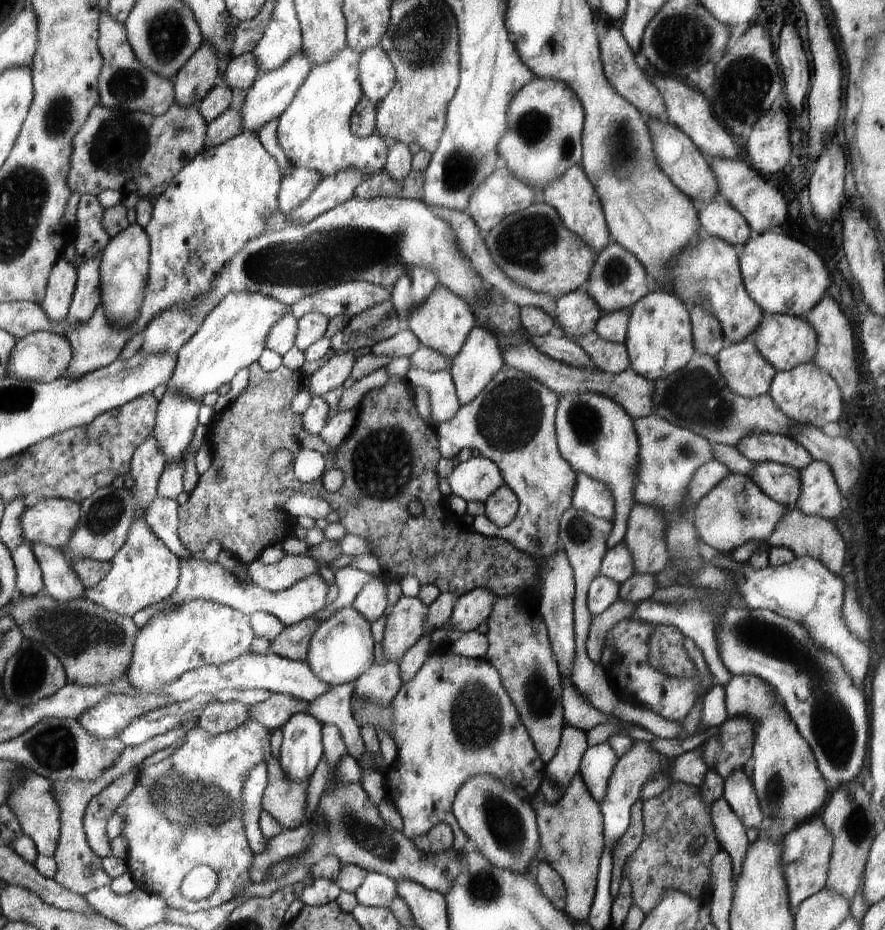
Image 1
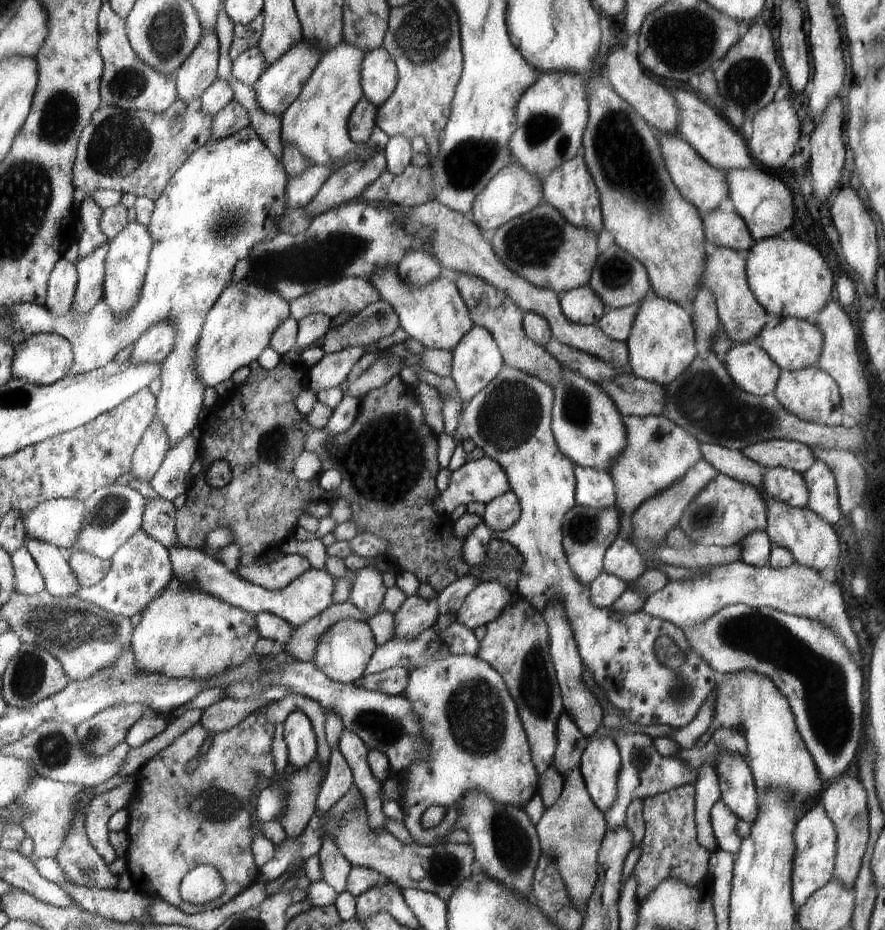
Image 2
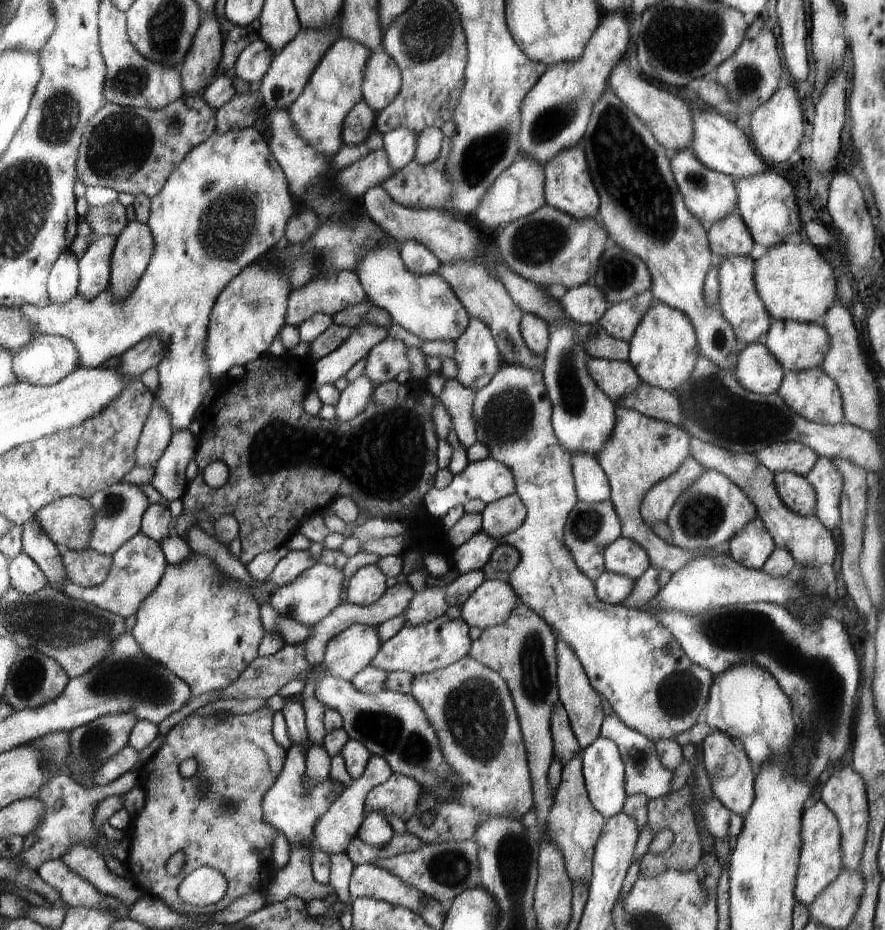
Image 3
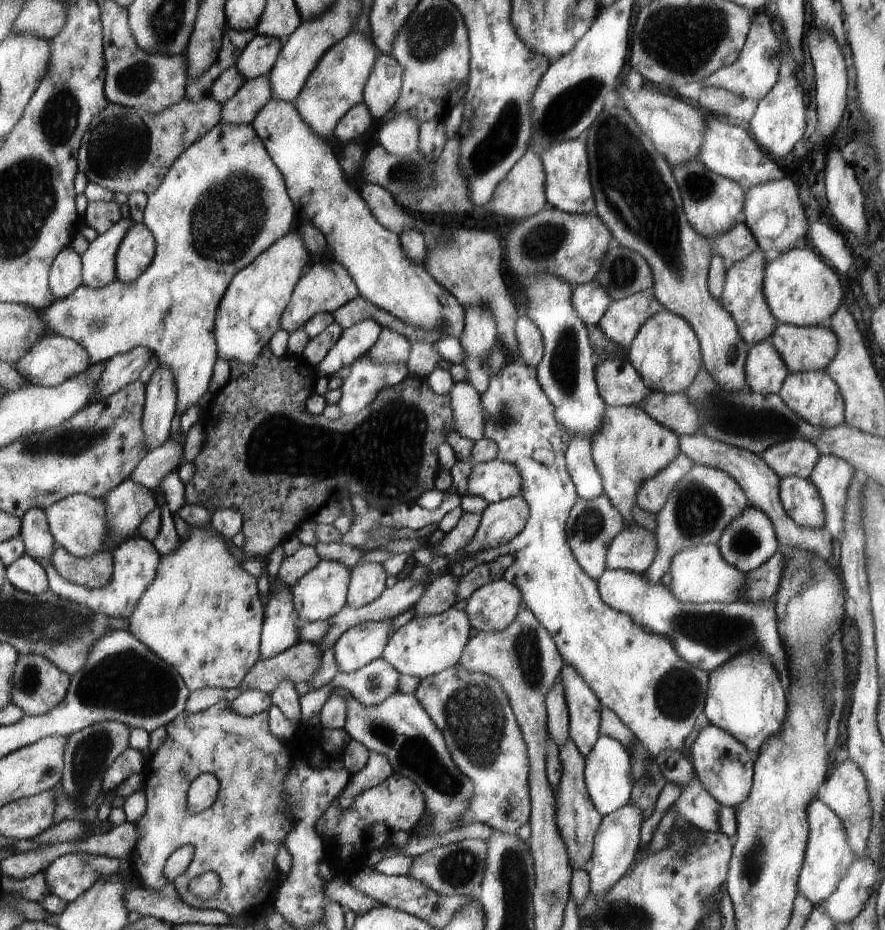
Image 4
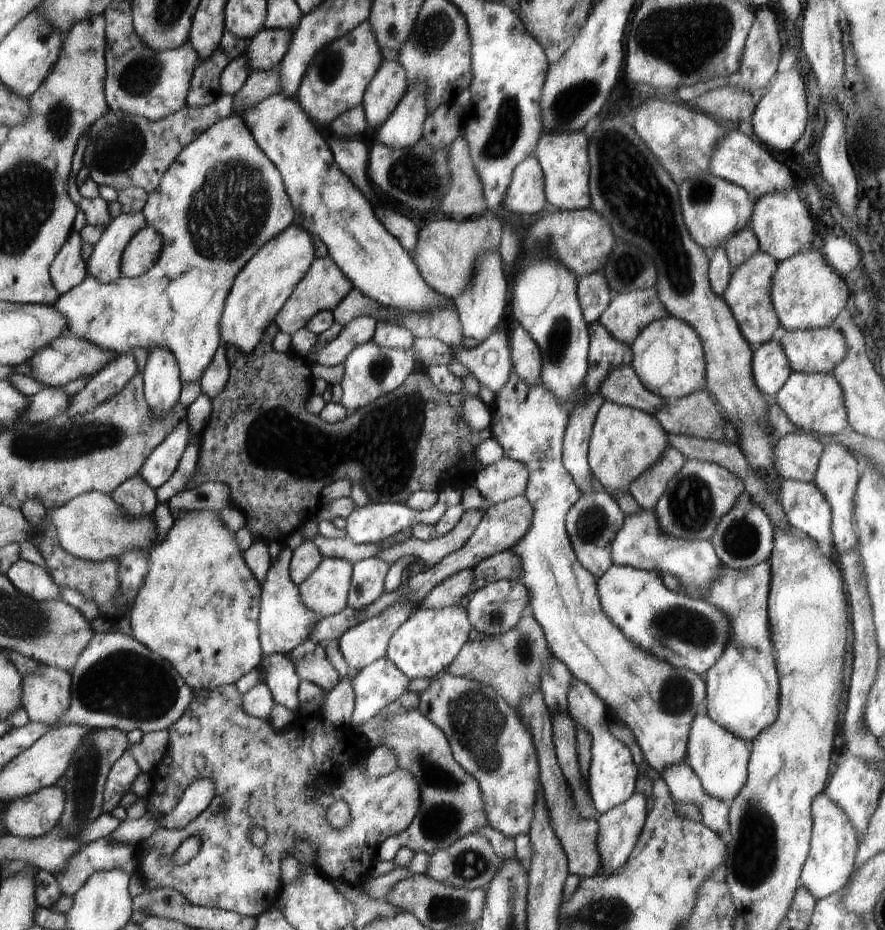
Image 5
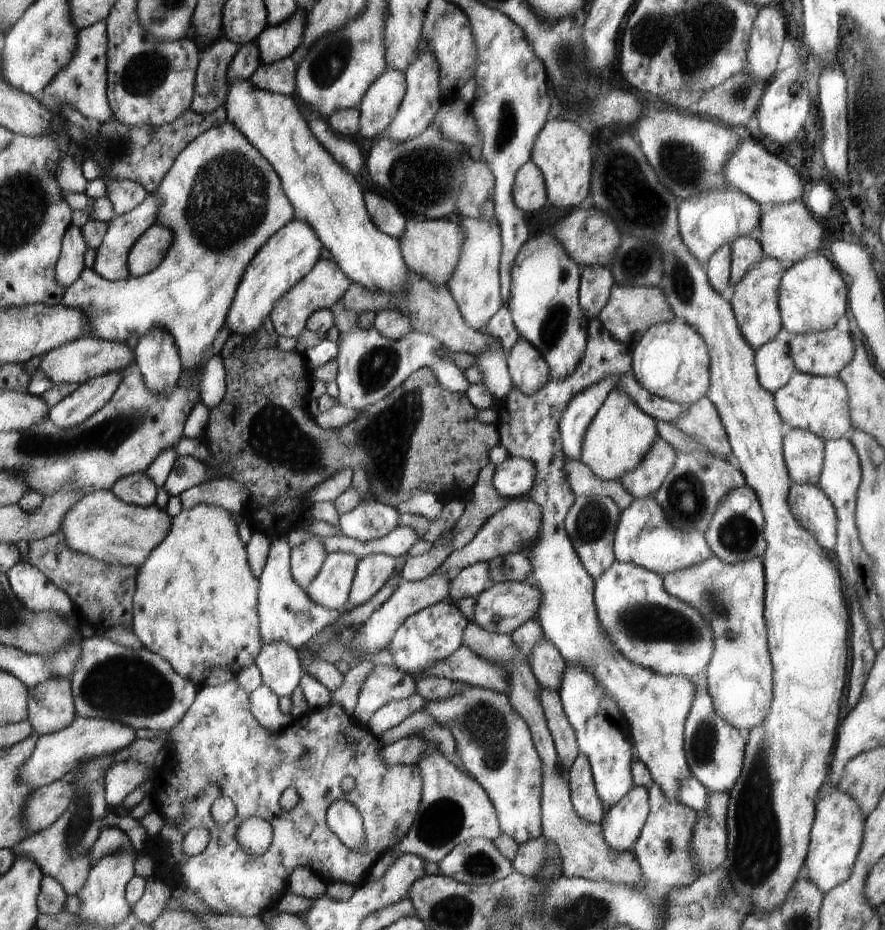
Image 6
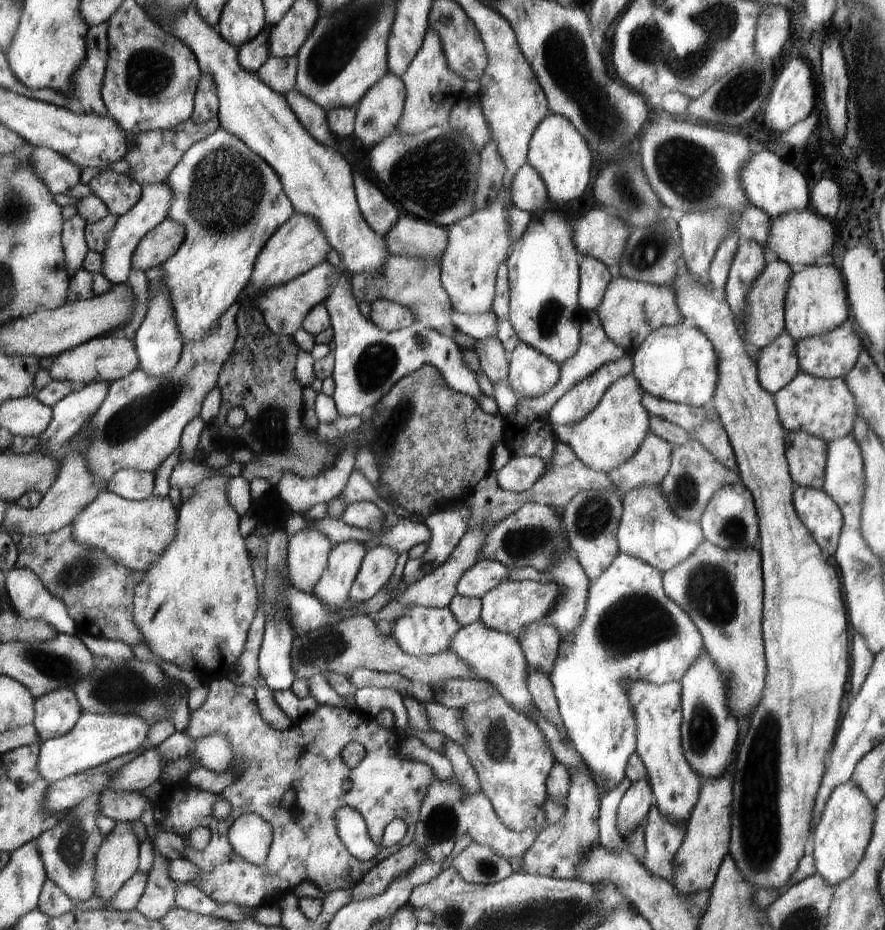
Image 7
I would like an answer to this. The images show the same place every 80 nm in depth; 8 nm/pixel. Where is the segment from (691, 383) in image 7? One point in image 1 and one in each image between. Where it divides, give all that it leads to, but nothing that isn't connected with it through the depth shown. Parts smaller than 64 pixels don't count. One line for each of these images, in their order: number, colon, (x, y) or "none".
1: (659, 337)
2: (661, 348)
3: (663, 352)
4: (665, 353)
5: (668, 357)
6: (672, 361)

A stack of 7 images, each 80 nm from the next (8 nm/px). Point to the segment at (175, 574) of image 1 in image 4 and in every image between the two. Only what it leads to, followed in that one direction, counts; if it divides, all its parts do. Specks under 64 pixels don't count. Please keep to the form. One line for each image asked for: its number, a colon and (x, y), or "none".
2: (140, 571)
3: (138, 565)
4: (136, 559)

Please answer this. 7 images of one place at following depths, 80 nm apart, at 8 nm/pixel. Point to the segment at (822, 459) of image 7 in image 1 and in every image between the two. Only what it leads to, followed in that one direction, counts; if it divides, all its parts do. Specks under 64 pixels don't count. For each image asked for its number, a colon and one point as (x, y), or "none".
1: (765, 447)
2: (776, 452)
3: (793, 457)
4: (796, 457)
5: (797, 456)
6: (805, 453)

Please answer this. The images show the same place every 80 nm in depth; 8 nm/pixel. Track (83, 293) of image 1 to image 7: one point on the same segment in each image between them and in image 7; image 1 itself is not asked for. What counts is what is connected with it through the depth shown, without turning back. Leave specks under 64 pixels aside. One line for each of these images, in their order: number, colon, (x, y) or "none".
2: (91, 270)
3: (94, 261)
4: (98, 257)
5: (104, 263)
6: (111, 260)
7: (152, 209)

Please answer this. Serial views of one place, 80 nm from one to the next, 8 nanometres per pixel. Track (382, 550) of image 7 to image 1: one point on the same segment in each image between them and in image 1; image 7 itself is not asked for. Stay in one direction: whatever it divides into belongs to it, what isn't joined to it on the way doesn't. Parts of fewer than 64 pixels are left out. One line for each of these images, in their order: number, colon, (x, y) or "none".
1: (371, 602)
2: (368, 593)
3: (367, 585)
4: (367, 583)
5: (367, 584)
6: (374, 570)

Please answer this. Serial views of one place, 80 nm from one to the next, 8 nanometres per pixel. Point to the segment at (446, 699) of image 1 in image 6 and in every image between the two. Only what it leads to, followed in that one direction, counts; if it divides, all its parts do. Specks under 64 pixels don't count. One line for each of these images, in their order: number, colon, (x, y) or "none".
2: (477, 740)
3: (470, 707)
4: (480, 729)
5: (488, 738)
6: (495, 744)

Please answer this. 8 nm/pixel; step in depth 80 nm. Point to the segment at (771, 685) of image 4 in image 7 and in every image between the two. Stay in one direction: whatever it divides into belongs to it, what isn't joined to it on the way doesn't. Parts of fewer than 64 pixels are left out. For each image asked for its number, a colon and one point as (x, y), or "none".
5: (742, 693)
6: (730, 596)
7: (723, 591)

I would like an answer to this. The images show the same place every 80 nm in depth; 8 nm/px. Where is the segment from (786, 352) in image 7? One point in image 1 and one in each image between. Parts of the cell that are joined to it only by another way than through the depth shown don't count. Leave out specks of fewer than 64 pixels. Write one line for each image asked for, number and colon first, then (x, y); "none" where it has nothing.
1: (746, 373)
2: (752, 369)
3: (758, 370)
4: (766, 373)
5: (771, 367)
6: (773, 360)

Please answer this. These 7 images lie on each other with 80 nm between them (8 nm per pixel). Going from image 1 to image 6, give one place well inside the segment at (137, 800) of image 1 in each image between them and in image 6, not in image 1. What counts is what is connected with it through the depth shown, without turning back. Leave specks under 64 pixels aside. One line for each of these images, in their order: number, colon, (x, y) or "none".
2: (178, 820)
3: (216, 817)
4: (238, 837)
5: (284, 781)
6: (221, 750)

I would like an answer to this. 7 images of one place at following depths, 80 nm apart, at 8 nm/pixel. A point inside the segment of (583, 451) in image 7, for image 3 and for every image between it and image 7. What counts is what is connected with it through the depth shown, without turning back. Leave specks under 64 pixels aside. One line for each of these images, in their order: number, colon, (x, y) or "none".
3: (642, 451)
4: (632, 446)
5: (625, 442)
6: (621, 434)

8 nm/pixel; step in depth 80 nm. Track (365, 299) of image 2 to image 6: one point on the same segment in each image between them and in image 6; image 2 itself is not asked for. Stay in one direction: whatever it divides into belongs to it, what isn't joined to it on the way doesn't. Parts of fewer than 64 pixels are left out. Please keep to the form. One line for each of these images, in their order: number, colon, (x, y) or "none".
3: (328, 294)
4: (325, 286)
5: (325, 285)
6: (326, 284)

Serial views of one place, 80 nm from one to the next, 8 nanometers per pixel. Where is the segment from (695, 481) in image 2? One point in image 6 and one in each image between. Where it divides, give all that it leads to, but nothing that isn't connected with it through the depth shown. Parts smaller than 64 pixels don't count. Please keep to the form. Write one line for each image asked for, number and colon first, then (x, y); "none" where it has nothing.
3: (656, 505)
4: (653, 494)
5: (647, 488)
6: (646, 479)

